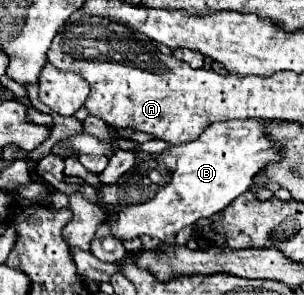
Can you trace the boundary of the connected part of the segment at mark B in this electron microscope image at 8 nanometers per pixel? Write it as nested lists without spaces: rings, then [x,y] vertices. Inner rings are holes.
[[[223,121],[207,127],[195,141],[173,145],[163,153],[149,155],[139,151],[139,163],[123,173],[117,183],[99,183],[81,187],[64,181],[64,159],[59,155],[47,155],[37,163],[37,175],[51,183],[55,189],[63,189],[67,195],[81,193],[85,199],[97,203],[107,219],[103,225],[111,227],[111,235],[119,241],[135,237],[153,237],[165,241],[169,235],[177,235],[183,227],[195,225],[199,219],[223,211],[235,197],[245,193],[257,171],[267,163],[279,161],[281,155],[271,147],[265,137],[263,121]],[[111,203],[111,211],[109,205]]]

